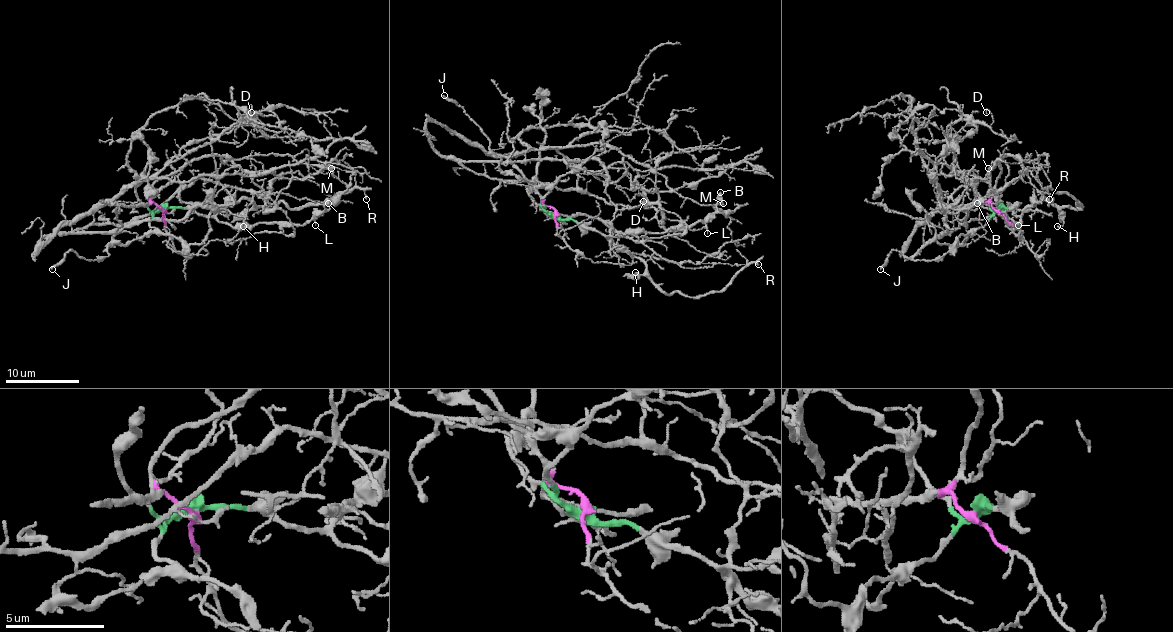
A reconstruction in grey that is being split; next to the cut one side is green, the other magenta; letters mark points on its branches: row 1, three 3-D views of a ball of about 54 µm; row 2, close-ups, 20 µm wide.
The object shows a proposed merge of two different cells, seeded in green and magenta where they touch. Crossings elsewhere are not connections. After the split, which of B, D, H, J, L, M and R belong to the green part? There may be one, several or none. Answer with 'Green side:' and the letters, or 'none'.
Green side: B, H, J, L, R

